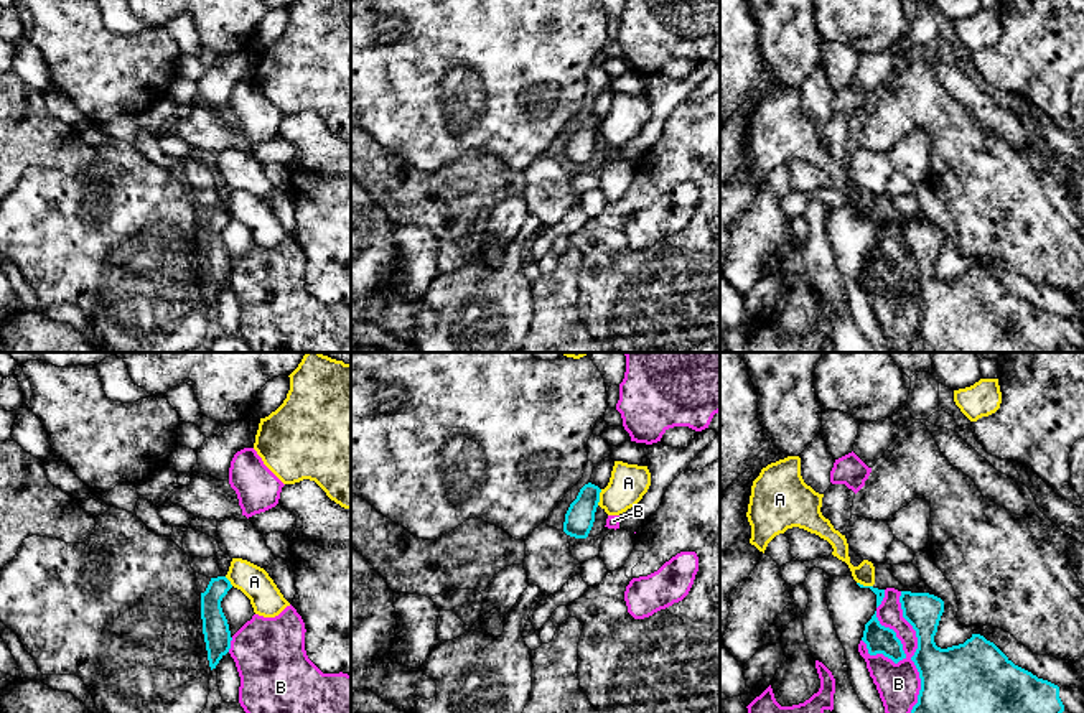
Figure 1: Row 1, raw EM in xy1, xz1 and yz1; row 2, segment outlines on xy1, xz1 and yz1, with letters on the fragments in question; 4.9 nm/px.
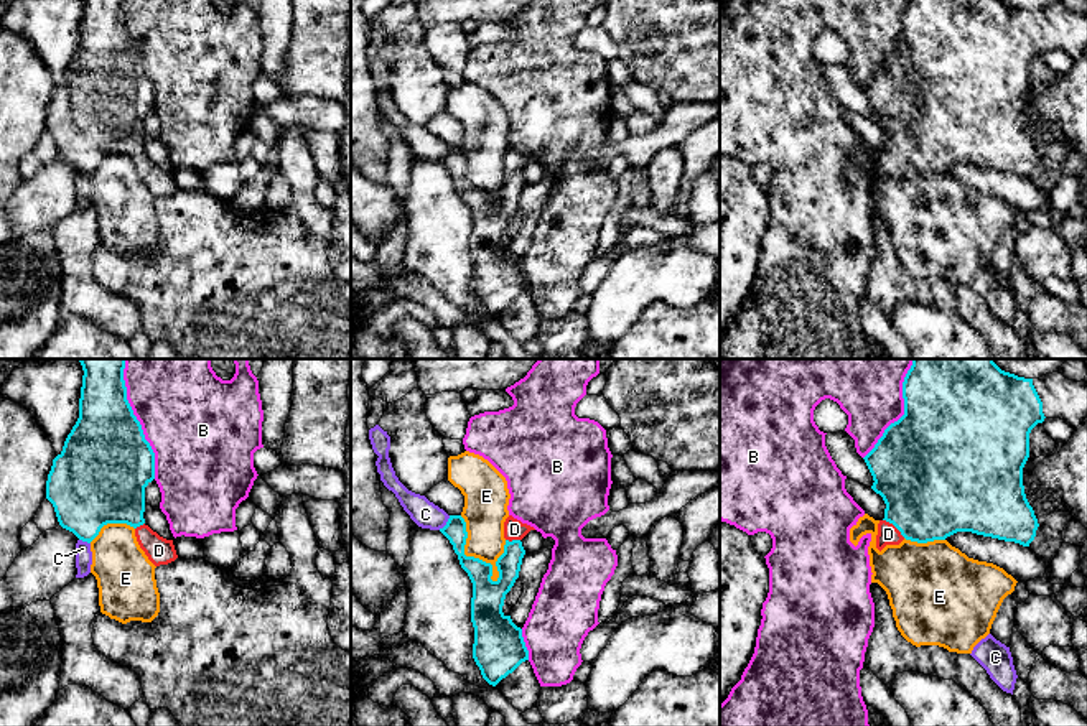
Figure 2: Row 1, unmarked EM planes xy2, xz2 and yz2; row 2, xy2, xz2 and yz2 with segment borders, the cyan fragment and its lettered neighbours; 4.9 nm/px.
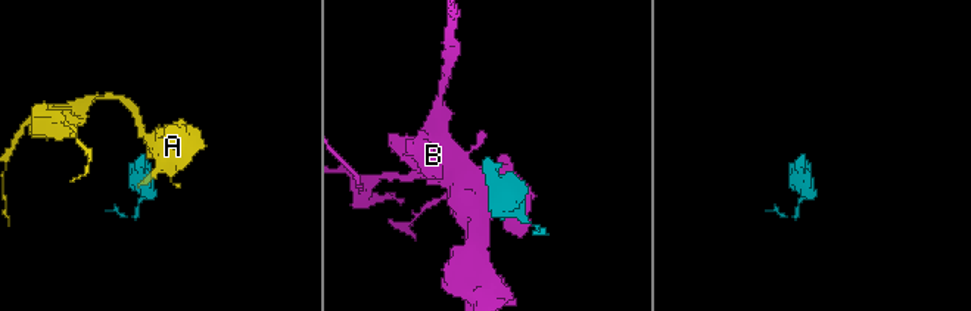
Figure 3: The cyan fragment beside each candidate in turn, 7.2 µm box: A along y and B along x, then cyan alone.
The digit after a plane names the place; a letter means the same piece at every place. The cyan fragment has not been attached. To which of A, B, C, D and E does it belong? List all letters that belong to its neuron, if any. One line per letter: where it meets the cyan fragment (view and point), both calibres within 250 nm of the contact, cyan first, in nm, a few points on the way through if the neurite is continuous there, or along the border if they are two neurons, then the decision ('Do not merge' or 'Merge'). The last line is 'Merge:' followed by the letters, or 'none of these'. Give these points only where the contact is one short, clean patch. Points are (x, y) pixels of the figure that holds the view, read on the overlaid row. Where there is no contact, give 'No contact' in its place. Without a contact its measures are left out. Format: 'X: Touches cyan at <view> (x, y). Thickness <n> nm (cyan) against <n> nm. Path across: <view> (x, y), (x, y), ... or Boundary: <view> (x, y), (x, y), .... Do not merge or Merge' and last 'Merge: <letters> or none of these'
A: Touches cyan at xz1 (598, 498). Thickness 140 nm (cyan) against 190 nm. Boundary: xz1 (602, 489), (597, 504). Do not merge
B: Touches cyan at yz1 (915, 652). Thickness 320 nm (cyan) against 200 nm. Do not merge
C: Touches cyan at xz2 (447, 524). Thickness 110 nm (cyan) against 140 nm. Boundary: xz2 (450, 516), (438, 529). Do not merge
D: Touches cyan at yz2 (895, 525). Thickness 480 nm (cyan) against 100 nm. Path across: yz2 (931, 489), (895, 525), (888, 534). Merge
E: Touches cyan at xz2 (468, 557). Thickness 160 nm (cyan) against 220 nm. Do not merge
Merge: D

